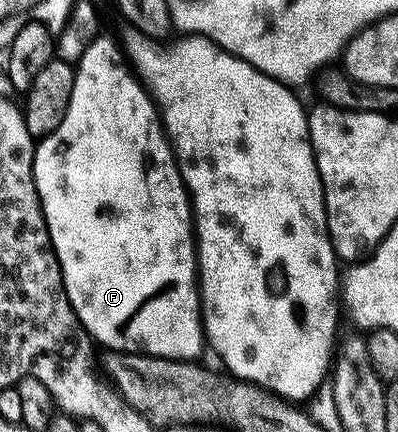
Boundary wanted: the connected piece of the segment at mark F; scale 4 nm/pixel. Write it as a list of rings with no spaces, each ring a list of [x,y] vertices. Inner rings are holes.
[[[104,32],[97,34],[75,63],[71,104],[67,104],[67,116],[63,116],[63,124],[59,124],[55,132],[36,143],[33,151],[33,179],[39,192],[41,211],[45,214],[45,227],[49,229],[49,239],[59,260],[65,291],[83,330],[85,326],[86,332],[105,350],[120,350],[123,354],[147,354],[150,358],[196,359],[196,354],[201,350],[201,342],[203,346],[203,323],[193,203],[181,178],[177,156],[173,152],[156,101],[143,85],[142,79],[131,69],[122,43],[108,38]]]

